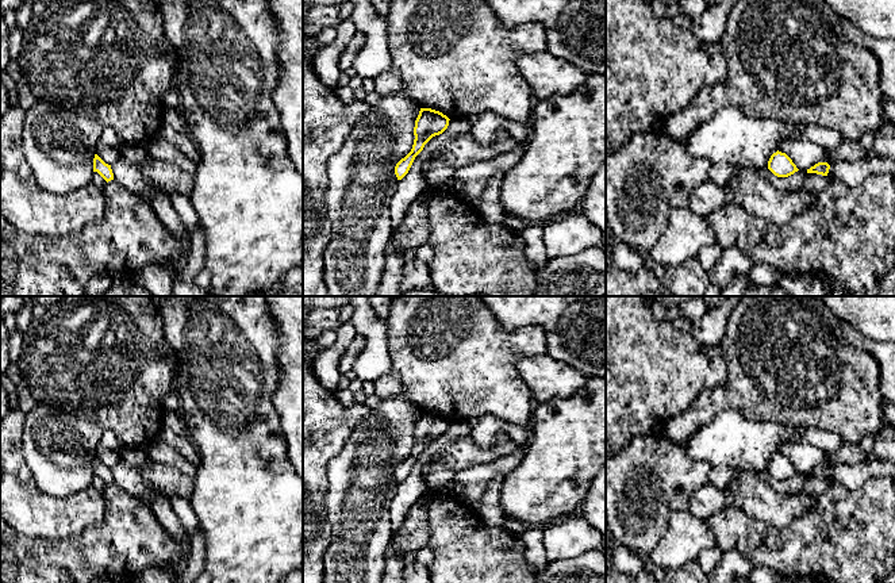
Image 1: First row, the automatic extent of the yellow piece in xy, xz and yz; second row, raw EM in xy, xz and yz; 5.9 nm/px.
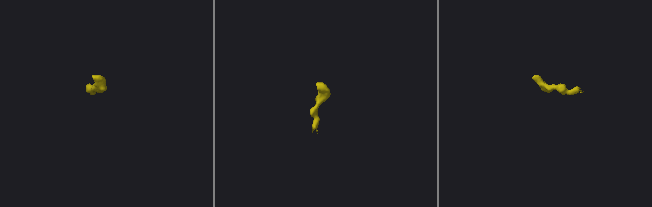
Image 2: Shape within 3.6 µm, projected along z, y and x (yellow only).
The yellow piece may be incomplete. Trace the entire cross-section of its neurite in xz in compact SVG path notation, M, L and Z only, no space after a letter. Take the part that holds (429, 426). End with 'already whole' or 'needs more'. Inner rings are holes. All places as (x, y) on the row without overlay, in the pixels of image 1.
M420 411L414 430L414 448L411 454L395 469L397 483L402 483L410 473L415 460L423 453L425 448L435 438L442 437L449 429L449 421L431 411Z; already whole

